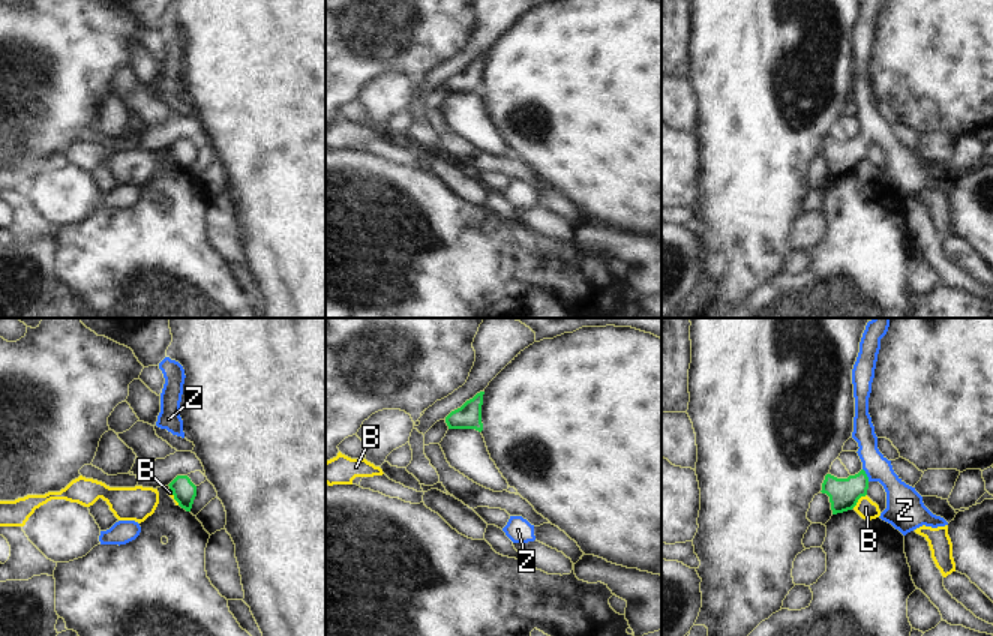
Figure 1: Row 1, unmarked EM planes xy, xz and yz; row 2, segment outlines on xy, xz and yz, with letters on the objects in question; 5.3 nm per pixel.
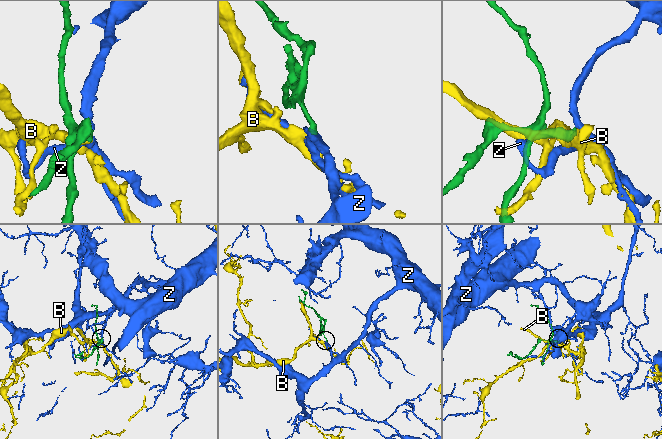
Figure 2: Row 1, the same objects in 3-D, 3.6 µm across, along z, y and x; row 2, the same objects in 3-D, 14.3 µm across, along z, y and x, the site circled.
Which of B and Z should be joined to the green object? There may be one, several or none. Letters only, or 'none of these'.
Z

